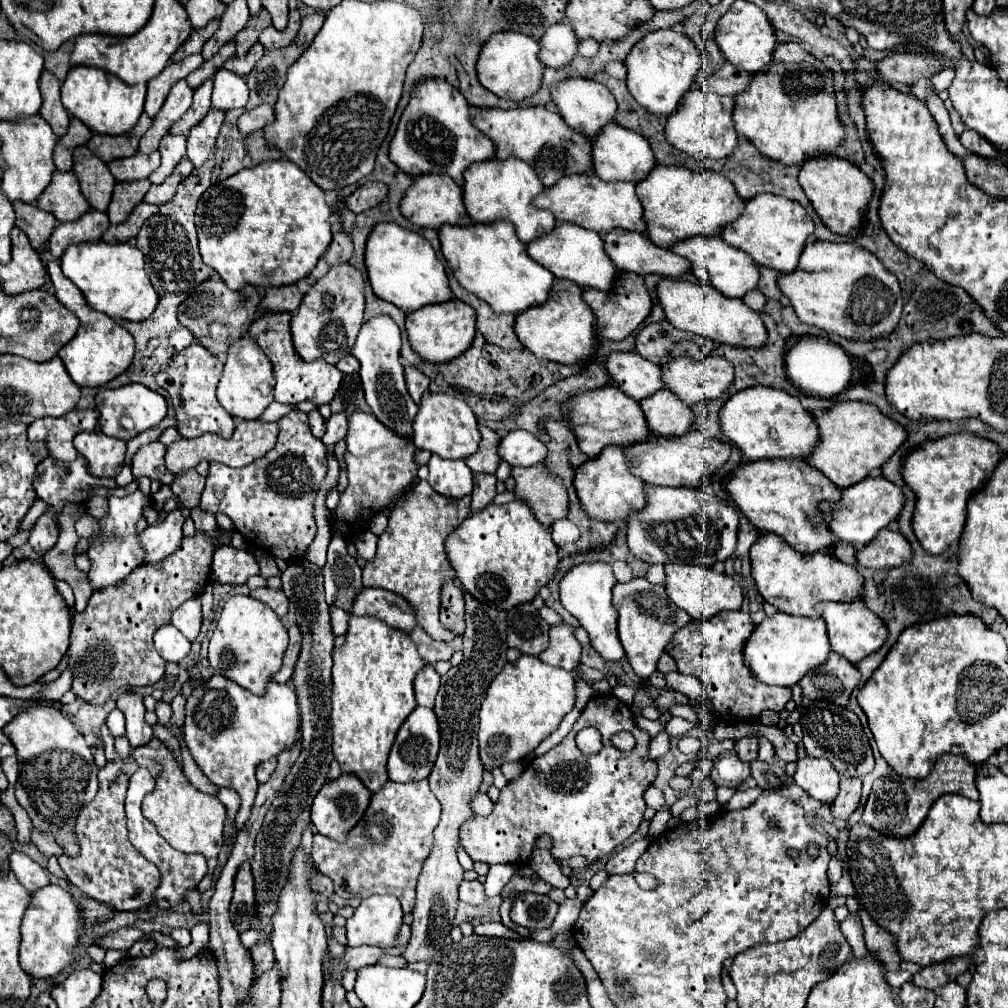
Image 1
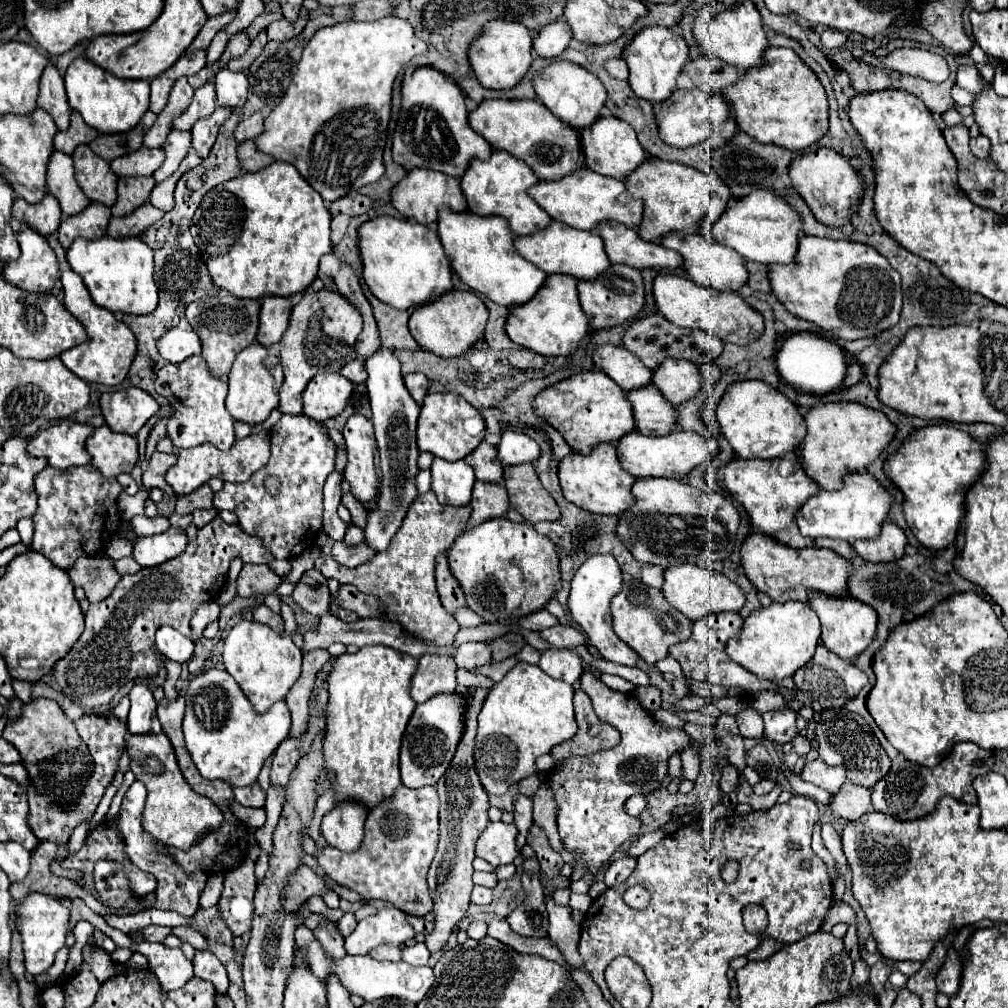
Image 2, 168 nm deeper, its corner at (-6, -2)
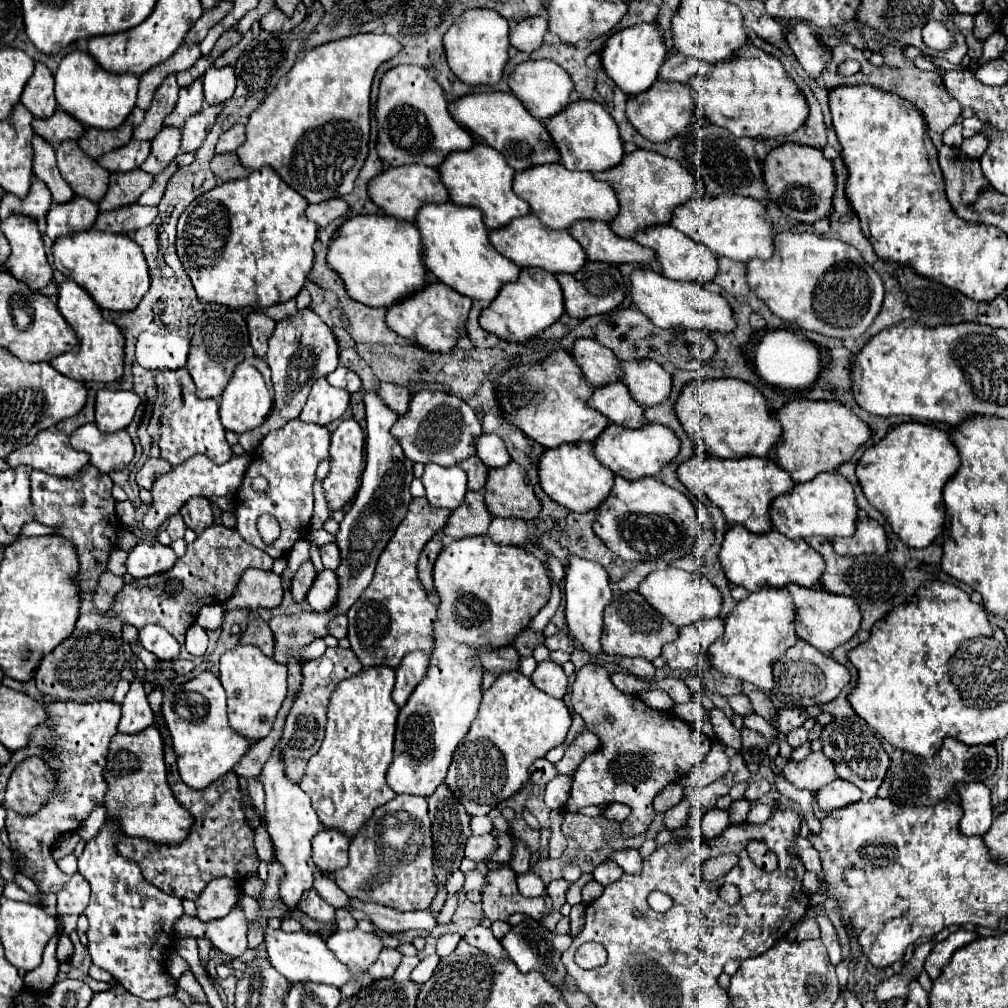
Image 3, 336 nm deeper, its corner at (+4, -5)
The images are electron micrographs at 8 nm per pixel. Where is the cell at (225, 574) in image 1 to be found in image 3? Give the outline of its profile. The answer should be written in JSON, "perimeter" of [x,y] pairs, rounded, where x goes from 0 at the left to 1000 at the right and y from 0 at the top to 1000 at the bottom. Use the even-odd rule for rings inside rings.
{"perimeter":[[[246,564],[240,570],[230,594],[222,596],[220,602],[224,606],[238,604],[238,602],[272,604],[280,598],[280,588],[282,584],[280,584],[278,570],[260,564]]]}

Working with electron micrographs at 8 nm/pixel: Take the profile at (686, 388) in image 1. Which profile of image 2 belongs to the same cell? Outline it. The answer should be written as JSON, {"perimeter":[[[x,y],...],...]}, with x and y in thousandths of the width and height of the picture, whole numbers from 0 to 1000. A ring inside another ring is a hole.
{"perimeter":[[[659,357],[647,375],[647,381],[669,401],[677,401],[687,397],[696,389],[698,375],[692,361],[685,361],[685,357]]]}

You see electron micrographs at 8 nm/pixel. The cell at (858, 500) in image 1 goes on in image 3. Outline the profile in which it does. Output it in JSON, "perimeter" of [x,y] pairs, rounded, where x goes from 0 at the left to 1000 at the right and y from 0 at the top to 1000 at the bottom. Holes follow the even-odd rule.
{"perimeter":[[[833,469],[810,471],[808,477],[798,481],[788,481],[786,487],[770,493],[764,499],[766,523],[784,535],[804,533],[804,531],[813,531],[821,535],[843,533],[849,525],[849,515],[851,515],[851,503],[849,503],[847,485],[843,477]]]}

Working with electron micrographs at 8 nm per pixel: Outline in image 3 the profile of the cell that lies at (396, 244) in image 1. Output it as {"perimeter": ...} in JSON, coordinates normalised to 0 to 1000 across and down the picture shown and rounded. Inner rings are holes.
{"perimeter":[[[351,213],[329,235],[325,265],[337,273],[345,293],[365,305],[387,305],[423,283],[417,229],[387,213]]]}

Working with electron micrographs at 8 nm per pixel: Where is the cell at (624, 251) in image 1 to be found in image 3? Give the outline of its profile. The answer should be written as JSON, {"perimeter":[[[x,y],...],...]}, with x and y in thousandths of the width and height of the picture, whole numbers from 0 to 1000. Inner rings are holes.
{"perimeter":[[[577,217],[571,219],[563,229],[577,243],[585,259],[641,263],[651,257],[647,247],[633,243],[629,237],[615,237],[599,219]]]}

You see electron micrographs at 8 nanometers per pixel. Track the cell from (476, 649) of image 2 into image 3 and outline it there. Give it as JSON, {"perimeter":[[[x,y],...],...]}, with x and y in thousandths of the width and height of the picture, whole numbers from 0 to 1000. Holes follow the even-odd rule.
{"perimeter":[[[506,640],[490,646],[476,646],[474,654],[478,656],[480,666],[488,666],[492,670],[500,666],[512,666],[516,662],[516,650]]]}

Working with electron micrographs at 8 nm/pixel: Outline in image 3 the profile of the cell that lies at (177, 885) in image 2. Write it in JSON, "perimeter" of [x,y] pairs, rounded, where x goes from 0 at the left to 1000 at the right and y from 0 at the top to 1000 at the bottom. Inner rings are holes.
{"perimeter":[[[107,813],[99,826],[83,840],[77,852],[77,866],[89,876],[91,888],[85,900],[85,910],[89,920],[87,945],[91,955],[107,963],[115,975],[119,975],[131,987],[151,993],[175,985],[175,975],[165,963],[165,953],[169,947],[169,930],[173,928],[173,916],[183,908],[181,894],[167,888],[147,876],[135,854],[127,854],[117,848],[113,838],[119,828],[119,818]]]}

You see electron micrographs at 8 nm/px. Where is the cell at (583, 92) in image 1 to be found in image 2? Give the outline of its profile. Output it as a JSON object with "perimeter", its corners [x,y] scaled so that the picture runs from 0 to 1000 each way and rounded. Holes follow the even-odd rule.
{"perimeter":[[[558,60],[536,69],[536,73],[530,77],[530,87],[536,101],[552,117],[556,117],[560,123],[565,123],[571,129],[579,129],[595,117],[601,103],[601,95],[603,95],[601,87],[597,87],[597,81],[587,71],[583,71],[581,67],[573,63],[558,62]]]}

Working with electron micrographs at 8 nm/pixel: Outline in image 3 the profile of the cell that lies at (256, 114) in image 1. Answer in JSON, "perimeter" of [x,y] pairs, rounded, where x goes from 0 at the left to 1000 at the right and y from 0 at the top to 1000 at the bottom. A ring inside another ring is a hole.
{"perimeter":[[[232,124],[228,126],[216,140],[214,144],[214,152],[228,152],[228,150],[234,150],[240,142],[244,140],[244,134],[242,134],[242,124]]]}

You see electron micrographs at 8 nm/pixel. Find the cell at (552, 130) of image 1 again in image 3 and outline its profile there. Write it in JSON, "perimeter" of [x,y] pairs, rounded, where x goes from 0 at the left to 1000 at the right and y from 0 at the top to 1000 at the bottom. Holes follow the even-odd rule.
{"perimeter":[[[468,92],[460,94],[448,102],[444,102],[446,114],[456,122],[460,128],[466,130],[466,134],[480,144],[490,146],[500,154],[506,166],[512,170],[520,170],[530,164],[540,164],[540,162],[552,162],[556,160],[556,154],[552,146],[548,144],[548,138],[542,130],[542,126],[524,114],[520,104],[508,94],[508,92]]]}

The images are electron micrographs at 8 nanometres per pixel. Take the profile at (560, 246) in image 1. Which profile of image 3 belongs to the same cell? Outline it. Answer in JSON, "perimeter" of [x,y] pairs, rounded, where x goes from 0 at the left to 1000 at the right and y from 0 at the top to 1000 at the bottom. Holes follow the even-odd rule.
{"perimeter":[[[524,211],[516,217],[508,217],[508,221],[504,221],[504,225],[486,229],[484,237],[496,253],[504,255],[514,265],[536,265],[536,267],[542,267],[552,273],[552,271],[571,271],[581,261],[579,247],[575,245],[575,241],[571,237],[565,235],[563,229],[544,227],[528,211]]]}

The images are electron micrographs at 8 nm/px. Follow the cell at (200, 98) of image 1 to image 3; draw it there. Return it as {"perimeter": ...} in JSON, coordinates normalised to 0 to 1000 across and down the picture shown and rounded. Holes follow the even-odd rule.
{"perimeter":[[[194,78],[188,86],[181,86],[179,88],[179,96],[177,102],[173,106],[173,110],[163,118],[163,124],[171,124],[171,126],[181,126],[183,120],[196,112],[200,108],[202,102],[202,92],[200,92],[200,80]]]}

